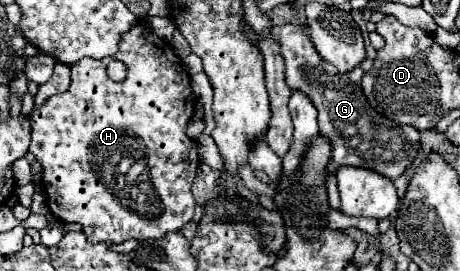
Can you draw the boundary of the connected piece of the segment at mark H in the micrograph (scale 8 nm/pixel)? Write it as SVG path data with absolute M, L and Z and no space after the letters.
M136 20L134 28L122 34L120 44L130 44L112 56L112 60L124 62L128 70L124 82L118 84L108 78L106 66L110 60L82 58L76 64L70 64L70 88L58 96L50 96L42 108L30 112L30 152L36 154L36 160L42 164L48 208L62 222L82 224L90 244L118 244L118 240L130 238L160 238L190 222L196 208L190 186L200 158L198 144L186 136L186 124L196 108L190 76L182 68L172 46L154 36L142 20Z

